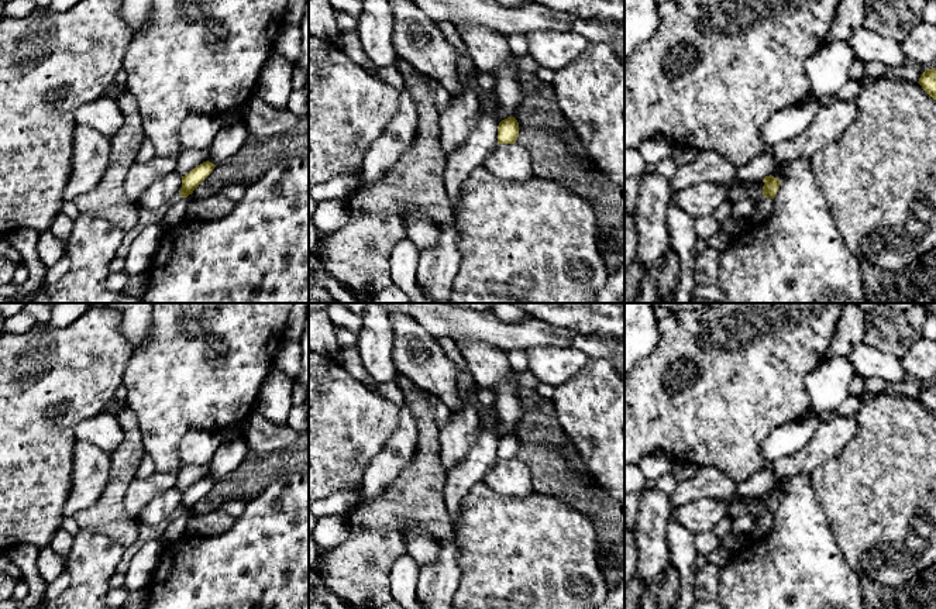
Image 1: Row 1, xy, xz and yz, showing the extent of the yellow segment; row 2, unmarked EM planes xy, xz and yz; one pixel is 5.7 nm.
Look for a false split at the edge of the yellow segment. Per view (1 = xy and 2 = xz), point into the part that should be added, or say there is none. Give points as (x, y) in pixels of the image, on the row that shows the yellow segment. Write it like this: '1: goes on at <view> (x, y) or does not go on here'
1: does not go on here
2: does not go on here

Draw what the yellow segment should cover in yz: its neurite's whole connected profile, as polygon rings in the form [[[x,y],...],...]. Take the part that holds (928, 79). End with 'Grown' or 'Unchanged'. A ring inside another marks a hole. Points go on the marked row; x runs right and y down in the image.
[[[936,68],[925,70],[918,83],[933,100],[936,100]]]. Unchanged

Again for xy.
[[[203,162],[193,168],[187,175],[182,176],[180,197],[187,197],[193,190],[211,173],[213,162]]]. Unchanged

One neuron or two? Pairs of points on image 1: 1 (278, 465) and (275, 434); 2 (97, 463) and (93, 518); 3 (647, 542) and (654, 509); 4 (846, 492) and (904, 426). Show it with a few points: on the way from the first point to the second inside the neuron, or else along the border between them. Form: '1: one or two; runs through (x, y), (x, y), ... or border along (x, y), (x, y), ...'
1: two; border along (293, 441), (281, 450), (250, 450)
2: two; border along (110, 472), (103, 494), (74, 516)
3: one; runs through (651, 533), (653, 518)
4: one; runs through (863, 475), (895, 443)

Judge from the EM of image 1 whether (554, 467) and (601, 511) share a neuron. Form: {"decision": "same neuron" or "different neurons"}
{"decision": "same neuron"}

